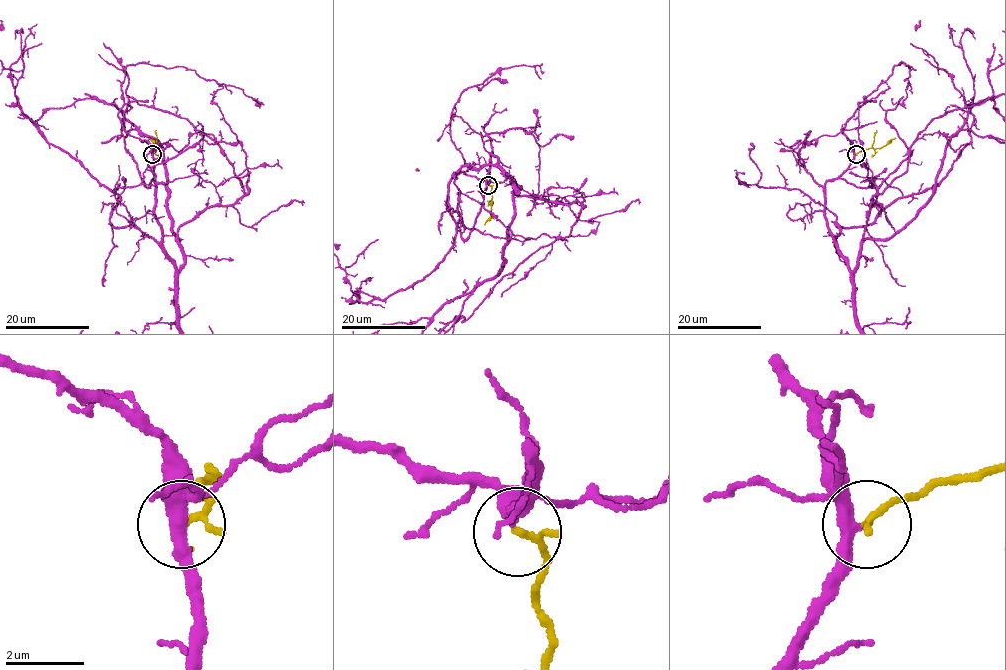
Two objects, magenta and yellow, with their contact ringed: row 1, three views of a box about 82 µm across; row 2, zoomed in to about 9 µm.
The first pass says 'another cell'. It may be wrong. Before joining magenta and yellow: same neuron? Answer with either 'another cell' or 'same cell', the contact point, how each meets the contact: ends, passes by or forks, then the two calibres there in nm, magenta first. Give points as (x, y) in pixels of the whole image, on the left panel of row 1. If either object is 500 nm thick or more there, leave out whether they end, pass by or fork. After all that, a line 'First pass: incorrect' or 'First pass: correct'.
same cell; place (152, 154); magenta passes by; yellow ends; calibres 360 and 180 nm
First pass: incorrect

